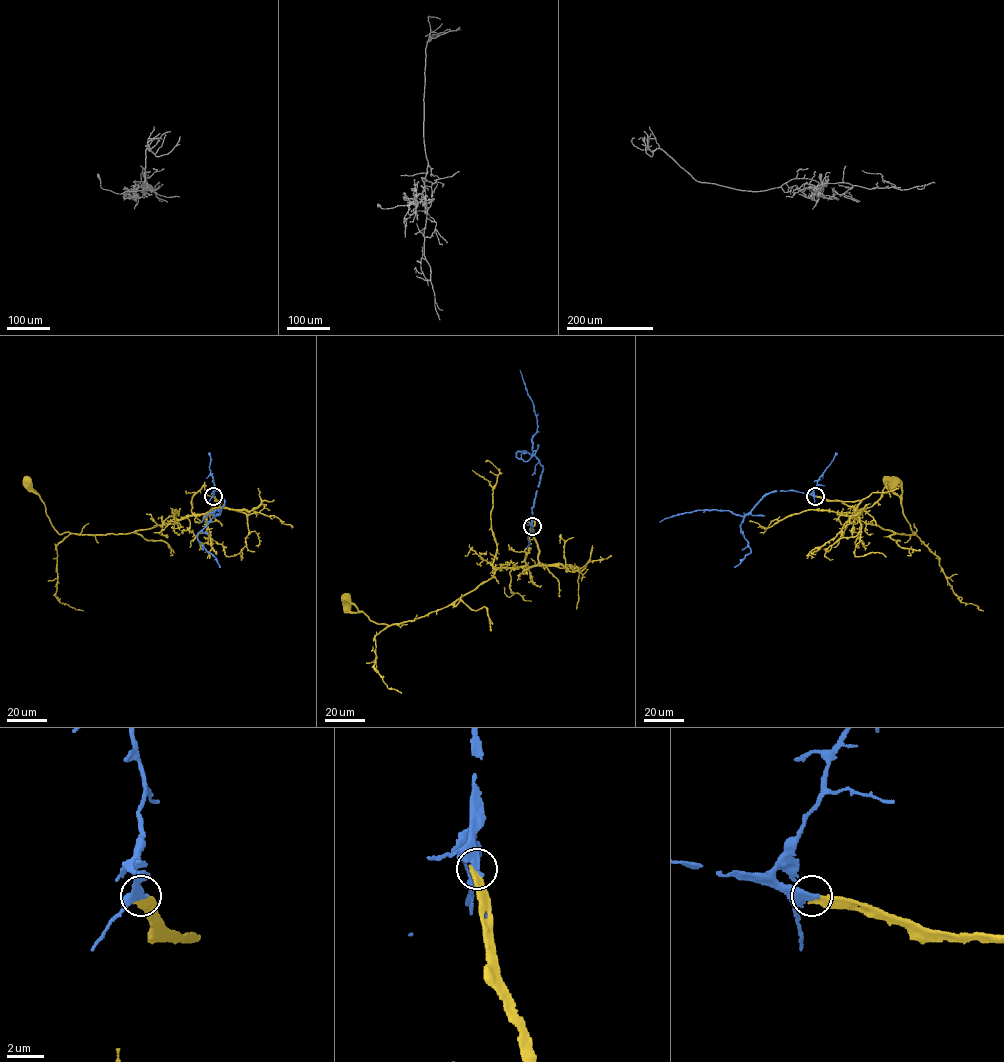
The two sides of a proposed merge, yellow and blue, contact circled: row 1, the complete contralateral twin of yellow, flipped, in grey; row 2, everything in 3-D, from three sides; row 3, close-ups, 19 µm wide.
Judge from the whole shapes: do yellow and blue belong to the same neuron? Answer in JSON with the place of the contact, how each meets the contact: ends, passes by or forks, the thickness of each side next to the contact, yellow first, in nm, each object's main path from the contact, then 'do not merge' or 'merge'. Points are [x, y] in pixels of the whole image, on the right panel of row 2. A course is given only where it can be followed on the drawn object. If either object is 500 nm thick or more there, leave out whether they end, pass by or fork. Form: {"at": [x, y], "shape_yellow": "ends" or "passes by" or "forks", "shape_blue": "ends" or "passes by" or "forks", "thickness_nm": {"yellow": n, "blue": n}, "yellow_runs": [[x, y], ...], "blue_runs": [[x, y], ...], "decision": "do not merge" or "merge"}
{"at": [815, 496], "shape_yellow": "ends", "shape_blue": "ends", "thickness_nm": {"yellow": 300, "blue": 460}, "yellow_runs": [[815, 496], [853, 507], [857, 519], [866, 523], [913, 534], [901, 499], [888, 482]], "blue_runs": [[815, 496], [794, 491], [771, 492], [743, 516], [728, 510], [696, 510], [659, 522]], "decision": "merge"}

